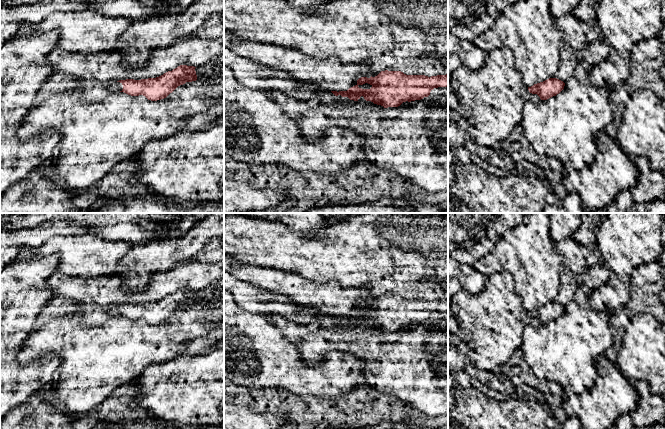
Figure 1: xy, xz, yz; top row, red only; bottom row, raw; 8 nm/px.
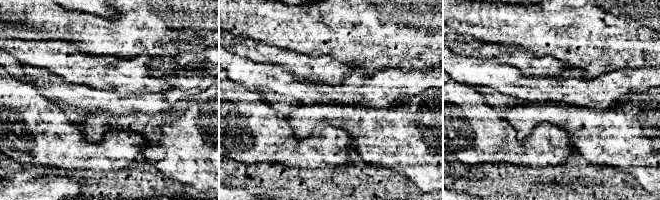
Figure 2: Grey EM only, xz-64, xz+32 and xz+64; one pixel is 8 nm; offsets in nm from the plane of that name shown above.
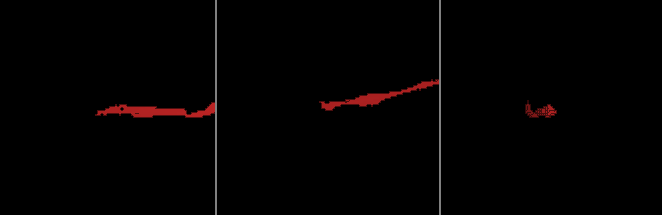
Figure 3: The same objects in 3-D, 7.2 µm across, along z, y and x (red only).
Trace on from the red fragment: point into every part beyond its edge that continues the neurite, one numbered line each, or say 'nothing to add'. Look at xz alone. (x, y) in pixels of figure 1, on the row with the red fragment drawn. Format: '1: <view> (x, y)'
1: xz (247, 72)

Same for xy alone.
1: xy (92, 90)

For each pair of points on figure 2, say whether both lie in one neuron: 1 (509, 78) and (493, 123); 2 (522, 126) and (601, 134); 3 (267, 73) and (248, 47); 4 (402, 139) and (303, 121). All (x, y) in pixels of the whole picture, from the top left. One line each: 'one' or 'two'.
1: two
2: one
3: two
4: one

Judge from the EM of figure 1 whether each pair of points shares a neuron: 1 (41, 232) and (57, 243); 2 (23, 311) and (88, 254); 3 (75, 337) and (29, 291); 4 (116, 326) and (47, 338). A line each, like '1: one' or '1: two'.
1: two
2: two
3: two
4: one

